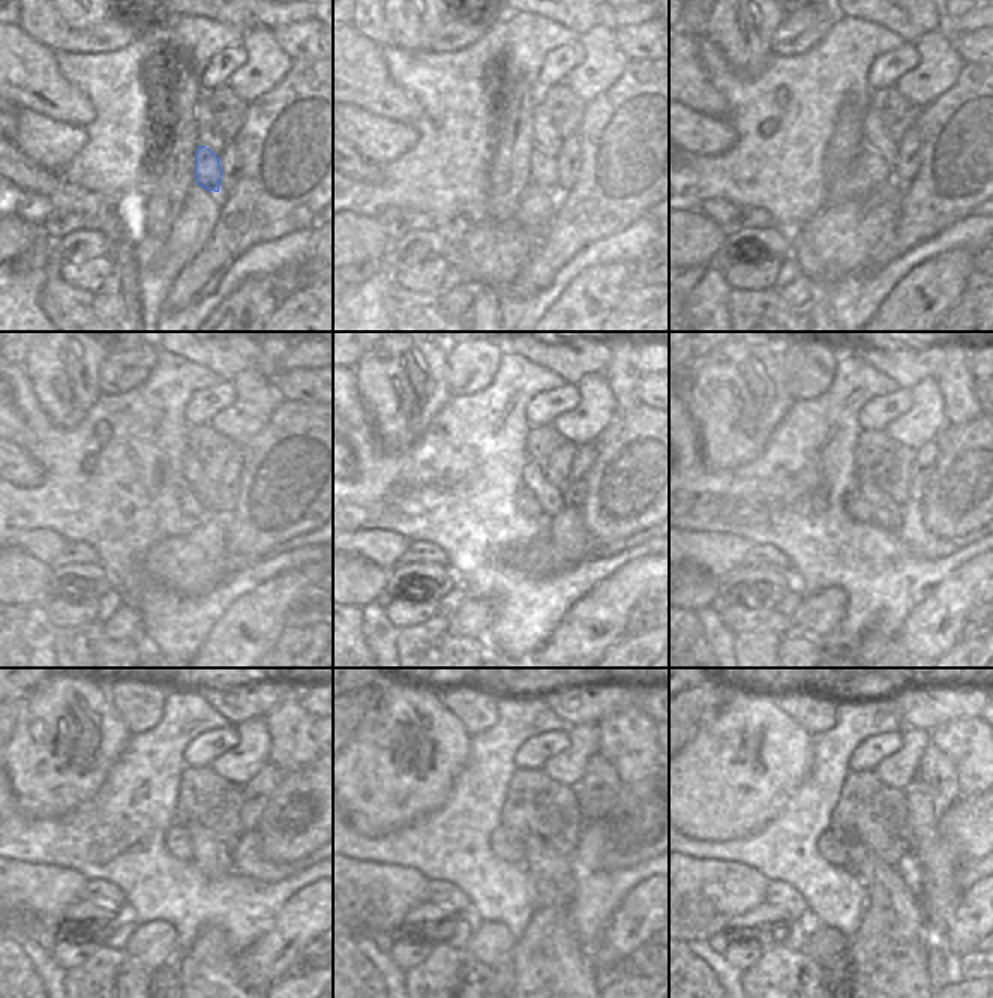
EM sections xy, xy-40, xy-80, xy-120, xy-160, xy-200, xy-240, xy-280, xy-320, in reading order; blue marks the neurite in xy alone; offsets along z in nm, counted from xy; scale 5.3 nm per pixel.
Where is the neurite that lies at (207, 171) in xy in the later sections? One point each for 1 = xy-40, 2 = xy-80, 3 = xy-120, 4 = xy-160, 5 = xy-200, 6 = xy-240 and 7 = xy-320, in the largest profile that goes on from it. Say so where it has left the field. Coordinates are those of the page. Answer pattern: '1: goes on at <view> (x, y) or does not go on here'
1: goes on at xy-40 (543, 168)
2: goes on at xy-80 (869, 164)
3: goes on at xy-120 (189, 505)
4: goes on at xy-160 (525, 502)
5: goes on at xy-200 (857, 508)
6: goes on at xy-240 (177, 841)
7: goes on at xy-320 (831, 850)

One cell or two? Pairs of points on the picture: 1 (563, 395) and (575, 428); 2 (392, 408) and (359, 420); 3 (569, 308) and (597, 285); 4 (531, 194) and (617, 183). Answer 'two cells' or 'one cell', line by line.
1: two cells
2: two cells
3: one cell
4: two cells

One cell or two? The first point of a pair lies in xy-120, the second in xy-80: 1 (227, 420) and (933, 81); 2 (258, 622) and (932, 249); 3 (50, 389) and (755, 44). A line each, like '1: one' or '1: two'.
1: one
2: two
3: one

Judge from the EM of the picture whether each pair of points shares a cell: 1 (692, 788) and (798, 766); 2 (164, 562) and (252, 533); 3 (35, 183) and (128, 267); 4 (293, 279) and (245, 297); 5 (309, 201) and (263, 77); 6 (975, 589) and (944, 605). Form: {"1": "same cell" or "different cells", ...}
{"1": "same cell", "2": "different cells", "3": "same cell", "4": "same cell", "5": "different cells", "6": "same cell"}

